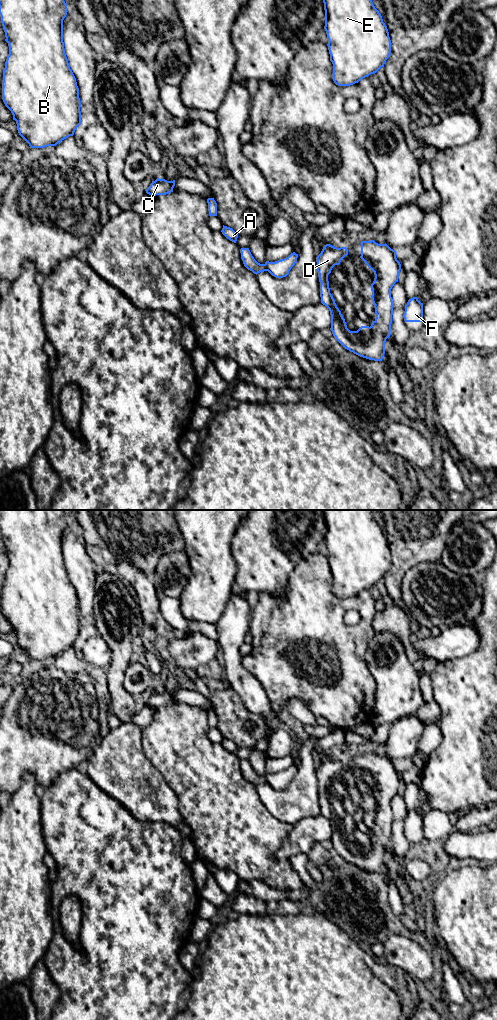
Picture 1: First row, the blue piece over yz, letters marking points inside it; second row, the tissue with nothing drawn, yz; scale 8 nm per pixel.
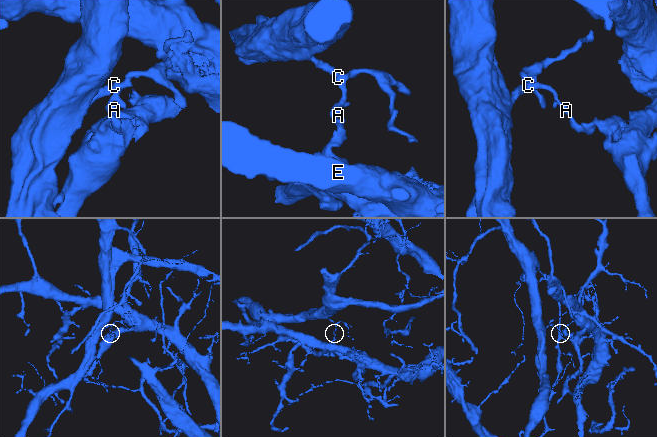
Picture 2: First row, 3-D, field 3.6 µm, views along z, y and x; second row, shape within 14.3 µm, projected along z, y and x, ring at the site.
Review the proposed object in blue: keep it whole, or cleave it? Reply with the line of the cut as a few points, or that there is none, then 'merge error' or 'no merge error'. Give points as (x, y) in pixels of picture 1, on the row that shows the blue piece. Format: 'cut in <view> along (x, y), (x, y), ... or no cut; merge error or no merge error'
cut in yz along (263, 264), (267, 270); merge error

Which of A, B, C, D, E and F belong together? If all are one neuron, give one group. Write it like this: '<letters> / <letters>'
A B C / D E F

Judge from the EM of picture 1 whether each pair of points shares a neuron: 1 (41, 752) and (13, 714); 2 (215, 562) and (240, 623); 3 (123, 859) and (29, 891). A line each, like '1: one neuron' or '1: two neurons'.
1: one neuron
2: two neurons
3: two neurons

